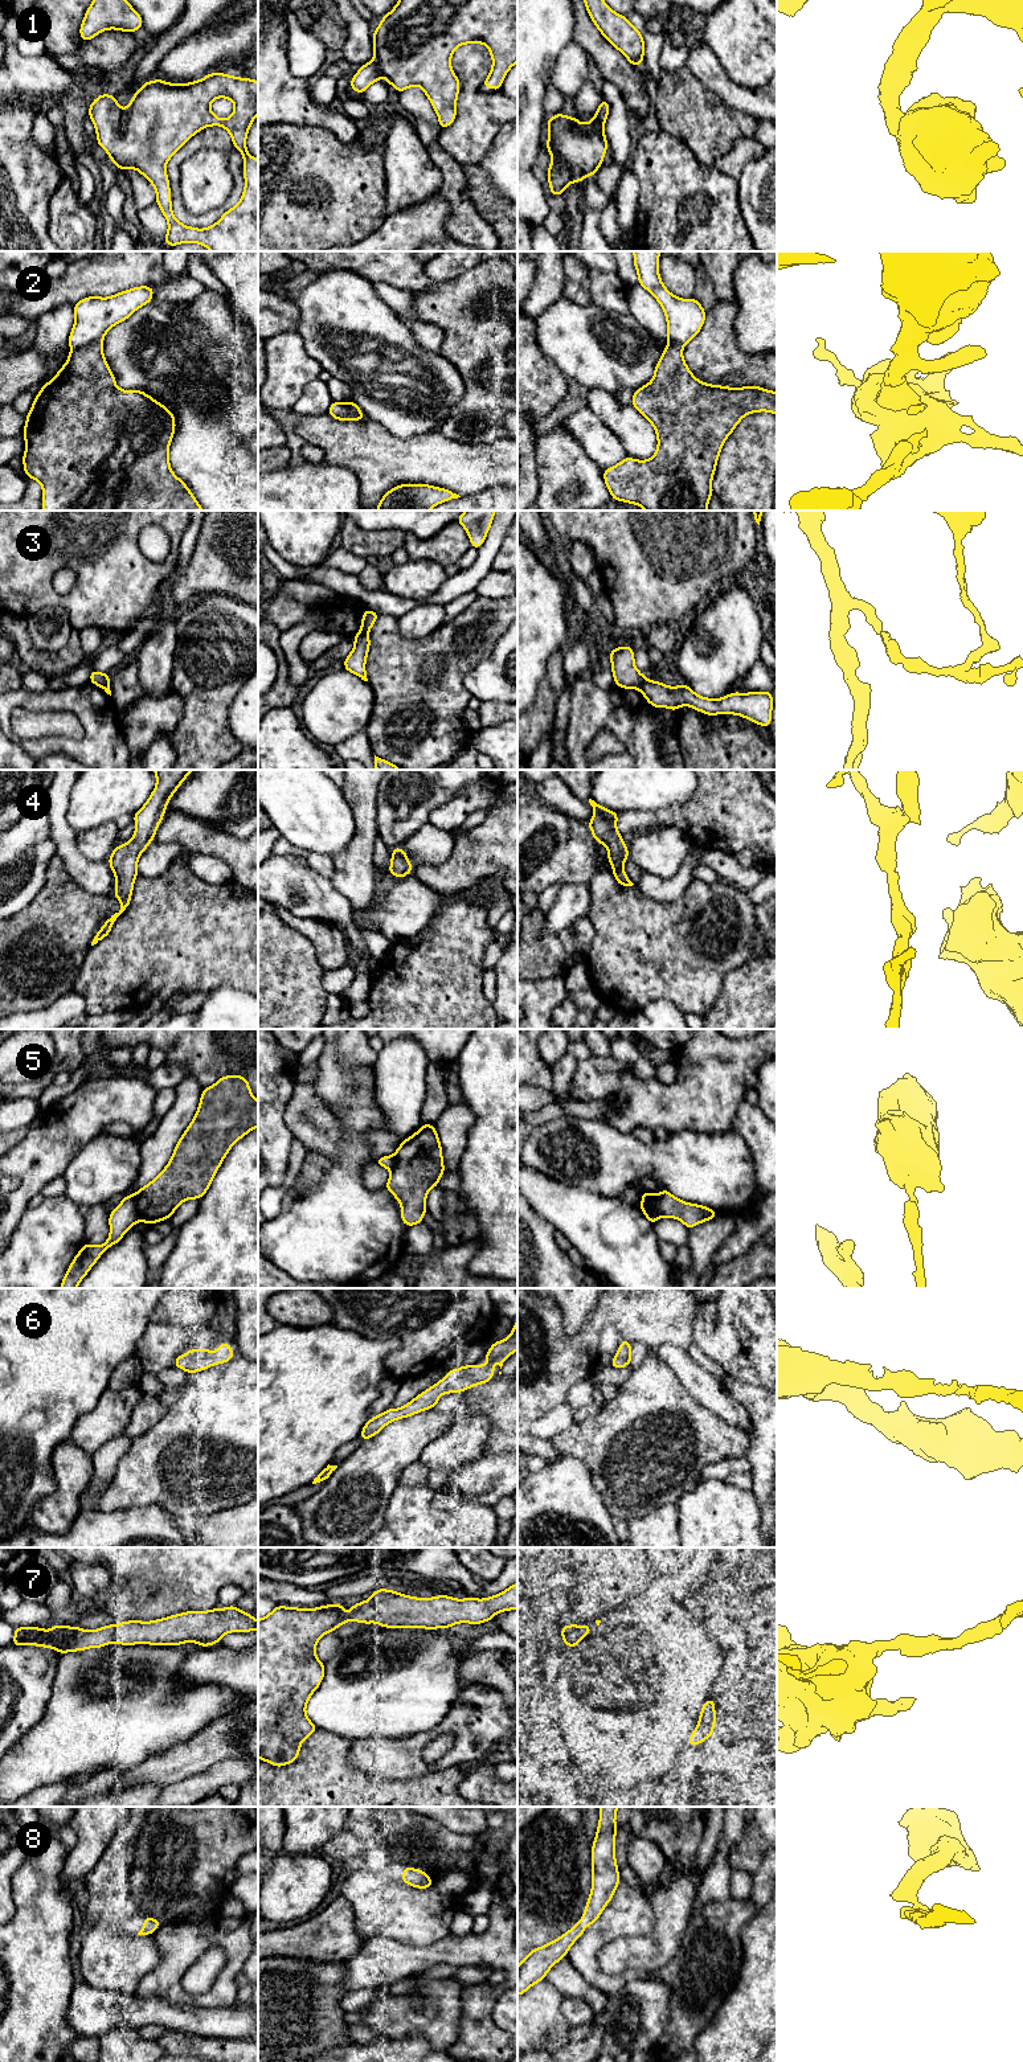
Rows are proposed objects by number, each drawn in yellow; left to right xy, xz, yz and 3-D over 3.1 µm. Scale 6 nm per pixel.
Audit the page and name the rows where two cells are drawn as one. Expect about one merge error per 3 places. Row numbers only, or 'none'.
2, 3, 5

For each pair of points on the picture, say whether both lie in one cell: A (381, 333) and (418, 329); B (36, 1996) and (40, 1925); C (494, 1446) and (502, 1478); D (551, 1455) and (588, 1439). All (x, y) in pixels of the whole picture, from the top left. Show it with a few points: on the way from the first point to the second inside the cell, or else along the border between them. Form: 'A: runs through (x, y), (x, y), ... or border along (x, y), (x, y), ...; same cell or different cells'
A: border along (406, 322), (413, 337), (422, 347), (434, 352); different cells
B: runs through (39, 1979), (40, 1942); same cell
C: border along (503, 1451), (483, 1454); different cells
D: border along (551, 1441), (564, 1455); different cells

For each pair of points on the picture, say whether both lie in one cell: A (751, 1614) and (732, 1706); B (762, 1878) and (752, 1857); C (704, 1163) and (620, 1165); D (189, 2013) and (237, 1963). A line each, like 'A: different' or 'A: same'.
A: same
B: different
C: same
D: different

